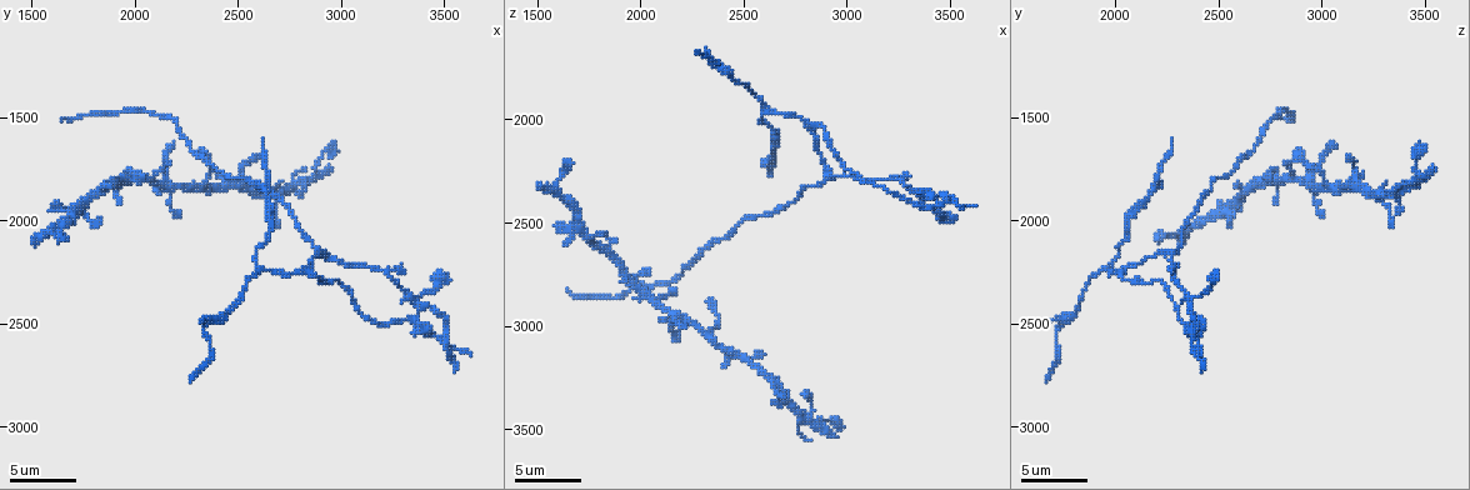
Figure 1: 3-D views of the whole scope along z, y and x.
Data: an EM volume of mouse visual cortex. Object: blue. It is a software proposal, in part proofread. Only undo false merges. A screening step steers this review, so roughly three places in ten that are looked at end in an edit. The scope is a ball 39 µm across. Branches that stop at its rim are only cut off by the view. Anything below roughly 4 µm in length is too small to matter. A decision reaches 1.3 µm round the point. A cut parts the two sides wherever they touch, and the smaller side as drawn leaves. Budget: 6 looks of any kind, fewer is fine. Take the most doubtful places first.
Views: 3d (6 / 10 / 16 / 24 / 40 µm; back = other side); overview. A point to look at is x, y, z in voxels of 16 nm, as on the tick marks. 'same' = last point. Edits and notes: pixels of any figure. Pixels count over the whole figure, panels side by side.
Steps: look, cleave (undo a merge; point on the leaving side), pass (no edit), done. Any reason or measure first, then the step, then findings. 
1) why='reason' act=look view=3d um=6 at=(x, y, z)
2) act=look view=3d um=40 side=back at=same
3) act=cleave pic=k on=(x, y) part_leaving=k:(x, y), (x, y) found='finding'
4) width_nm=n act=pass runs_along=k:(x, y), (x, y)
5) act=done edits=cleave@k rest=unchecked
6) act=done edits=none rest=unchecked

act=look view=3d um=10 at=(2340, 2510, 1730)

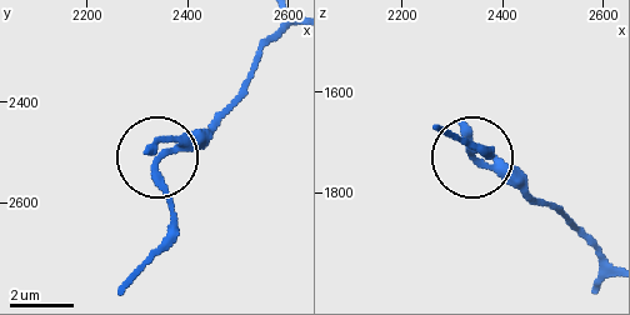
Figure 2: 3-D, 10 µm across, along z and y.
act=pass runs_along=2:(605, 254), (570, 219), (470, 160), (484, 149) found='all the same neuron'

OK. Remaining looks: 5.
act=look view=3d um=10 at=(2840, 2240, 2030)

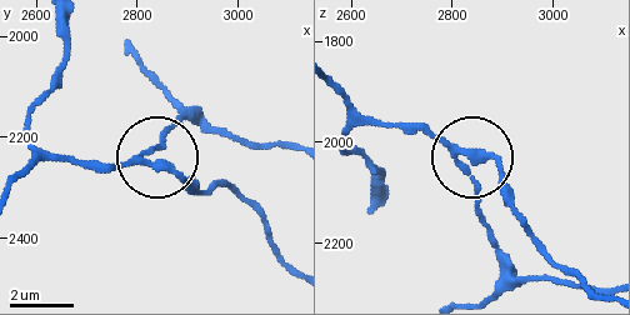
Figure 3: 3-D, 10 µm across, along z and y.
arms=3 act=pass found='all the same neuron'

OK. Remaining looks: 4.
act=look view=3d um=10 at=(2900, 2160, 2270)

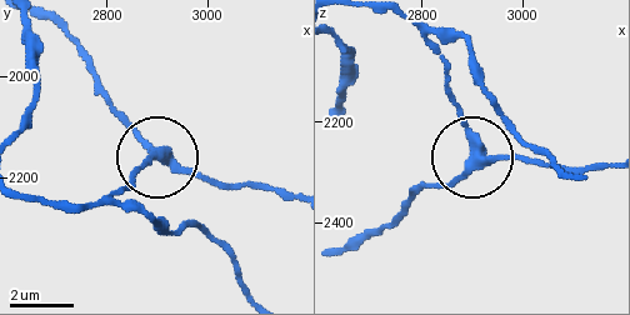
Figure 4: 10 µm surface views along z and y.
width_nm=290 act=cleave pic=4 on=(131, 128) part_leaving=4:(474, 161), (339, 248) found='two neurons meet here'

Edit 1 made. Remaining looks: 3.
act=done edits=cleave@4 rest=unchecked

